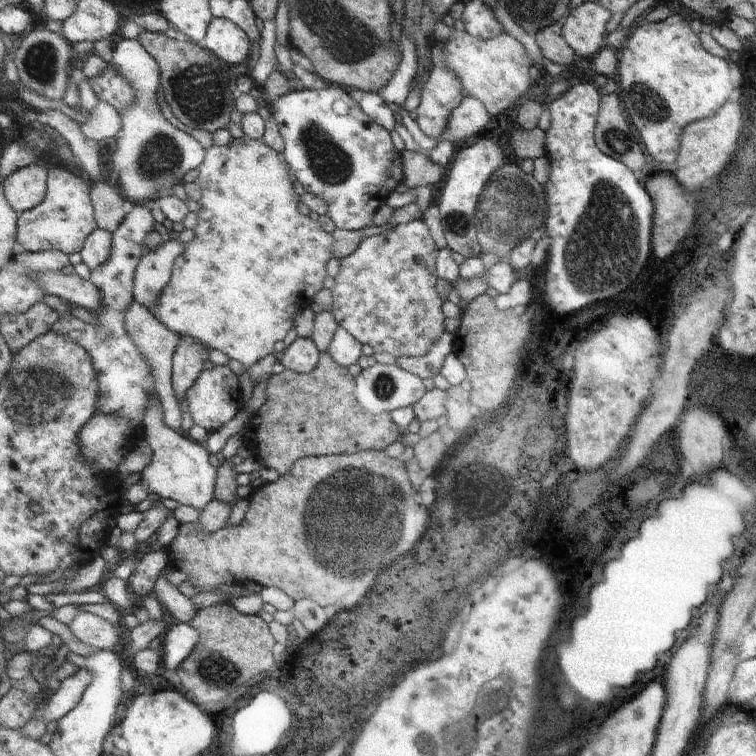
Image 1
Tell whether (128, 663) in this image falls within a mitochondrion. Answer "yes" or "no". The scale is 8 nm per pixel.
no

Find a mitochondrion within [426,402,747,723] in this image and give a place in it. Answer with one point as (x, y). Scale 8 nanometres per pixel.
(505, 677)

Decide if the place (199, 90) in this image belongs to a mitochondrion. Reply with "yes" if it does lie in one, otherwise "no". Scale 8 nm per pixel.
yes

